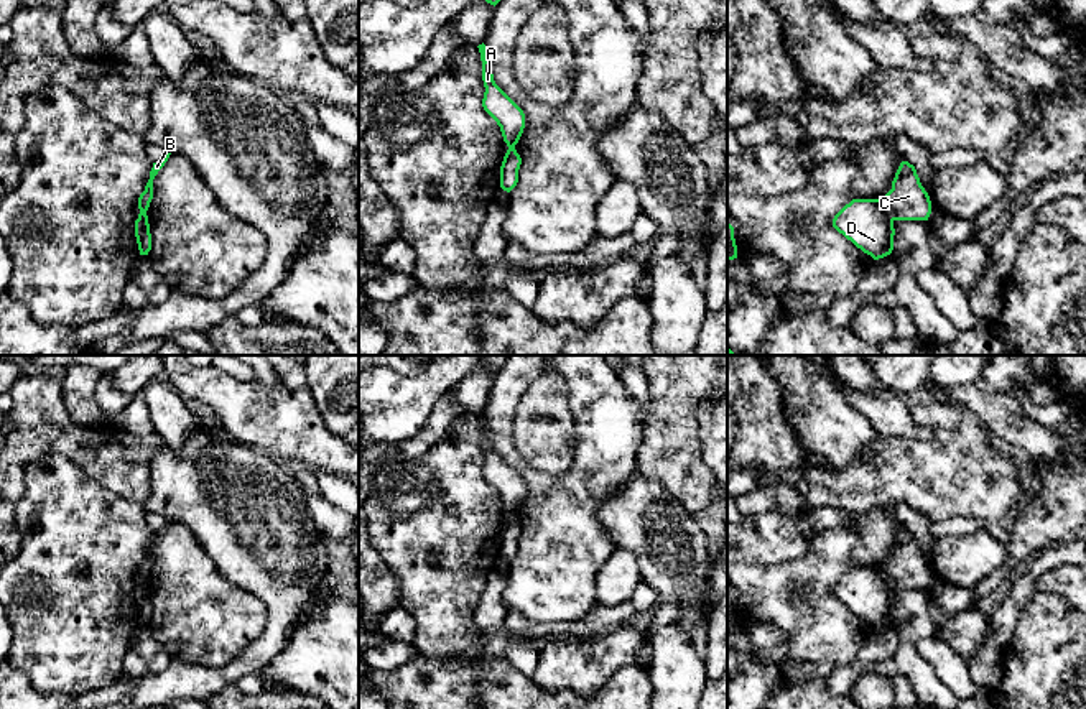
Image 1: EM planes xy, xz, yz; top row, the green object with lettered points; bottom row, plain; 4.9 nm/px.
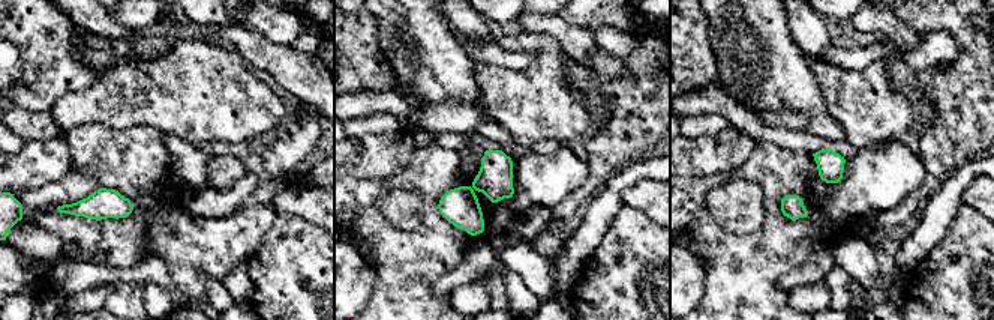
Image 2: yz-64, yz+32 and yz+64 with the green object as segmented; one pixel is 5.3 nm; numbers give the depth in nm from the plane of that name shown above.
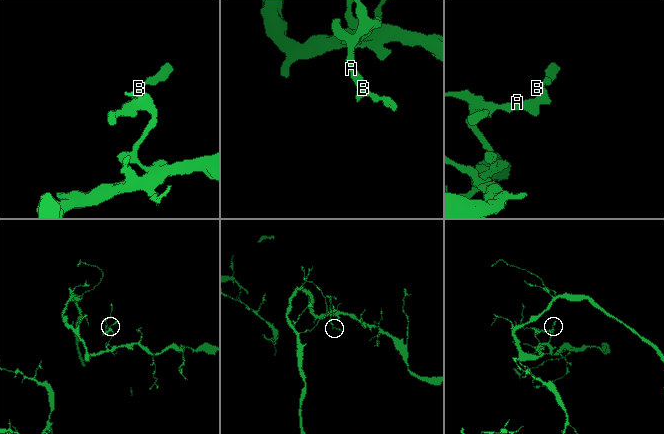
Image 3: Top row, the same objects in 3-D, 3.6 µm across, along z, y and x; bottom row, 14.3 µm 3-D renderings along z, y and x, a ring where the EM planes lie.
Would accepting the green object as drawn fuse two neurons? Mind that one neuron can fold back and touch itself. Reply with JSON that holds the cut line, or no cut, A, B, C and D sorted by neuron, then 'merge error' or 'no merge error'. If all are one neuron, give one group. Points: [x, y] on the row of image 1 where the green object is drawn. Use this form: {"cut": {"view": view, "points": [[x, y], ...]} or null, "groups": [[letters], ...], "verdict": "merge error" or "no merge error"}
{"cut": {"view": "yz", "points": [[877, 199], [894, 219]]}, "groups": [["A", "D"], ["B", "C"]], "verdict": "merge error"}

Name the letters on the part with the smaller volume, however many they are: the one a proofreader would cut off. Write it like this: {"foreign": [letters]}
{"foreign": ["B", "C"]}

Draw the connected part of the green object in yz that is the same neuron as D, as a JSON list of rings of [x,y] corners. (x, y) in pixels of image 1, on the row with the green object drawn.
[[[852,199],[834,215],[833,227],[874,260],[893,250],[893,217],[879,199]]]

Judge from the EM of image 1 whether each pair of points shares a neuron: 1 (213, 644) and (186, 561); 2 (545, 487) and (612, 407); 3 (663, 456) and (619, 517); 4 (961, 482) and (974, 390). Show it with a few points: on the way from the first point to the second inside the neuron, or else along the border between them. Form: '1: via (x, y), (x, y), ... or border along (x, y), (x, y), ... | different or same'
1: via (208, 624), (194, 611), (186, 591), (186, 581) | same
2: via (570, 482), (606, 446), (609, 431) | same
3: border along (635, 471), (655, 479), (678, 502) | different
4: border along (951, 400), (965, 405), (993, 435) | different

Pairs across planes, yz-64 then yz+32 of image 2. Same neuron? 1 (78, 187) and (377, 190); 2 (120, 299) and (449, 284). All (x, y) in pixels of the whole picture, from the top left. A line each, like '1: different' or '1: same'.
1: same
2: different

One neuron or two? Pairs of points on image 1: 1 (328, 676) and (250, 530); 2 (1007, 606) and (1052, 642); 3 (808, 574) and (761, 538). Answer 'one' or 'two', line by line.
1: two
2: two
3: two

